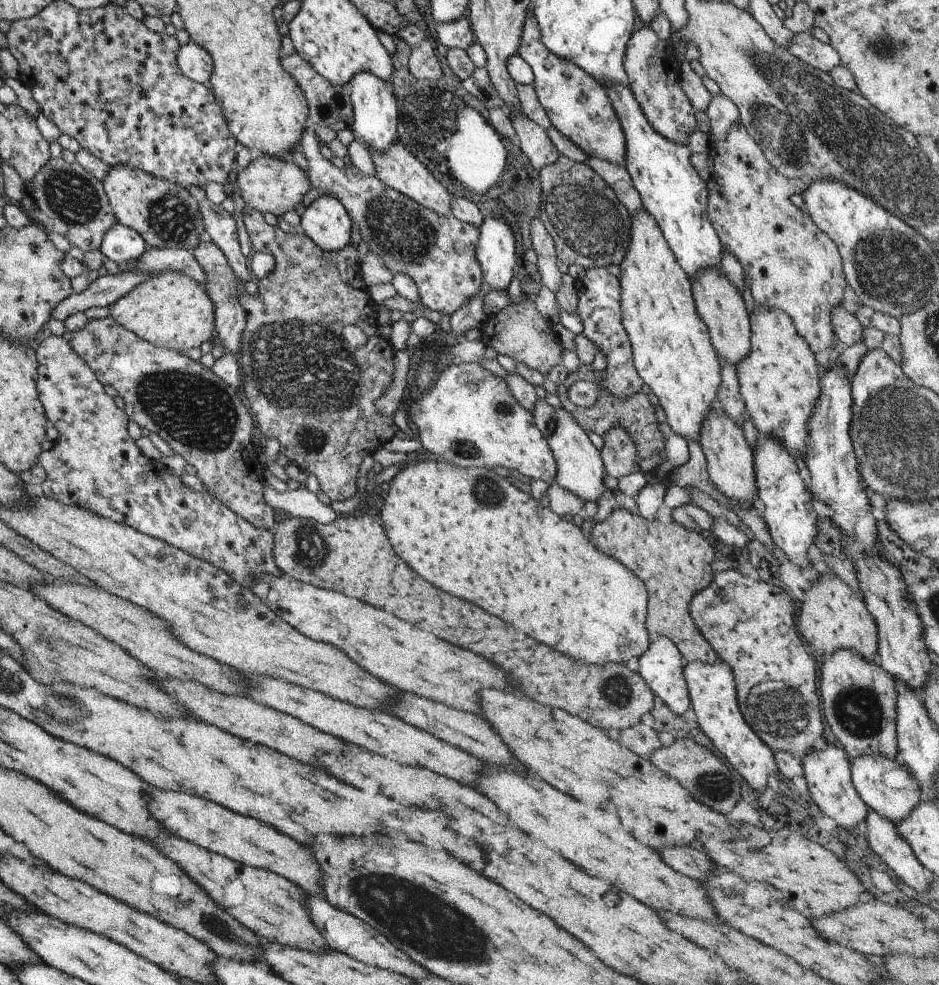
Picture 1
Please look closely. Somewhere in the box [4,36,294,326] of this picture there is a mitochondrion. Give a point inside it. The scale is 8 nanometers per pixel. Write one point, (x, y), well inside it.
(72, 197)

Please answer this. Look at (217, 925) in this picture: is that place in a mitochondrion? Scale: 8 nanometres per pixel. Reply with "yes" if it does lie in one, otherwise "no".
yes

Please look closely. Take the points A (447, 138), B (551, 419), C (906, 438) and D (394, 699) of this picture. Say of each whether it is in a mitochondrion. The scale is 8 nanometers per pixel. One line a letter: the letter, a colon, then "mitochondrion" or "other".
A: mitochondrion
B: mitochondrion
C: mitochondrion
D: other

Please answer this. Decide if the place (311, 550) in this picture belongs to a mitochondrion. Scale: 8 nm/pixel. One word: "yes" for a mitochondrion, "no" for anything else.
yes

